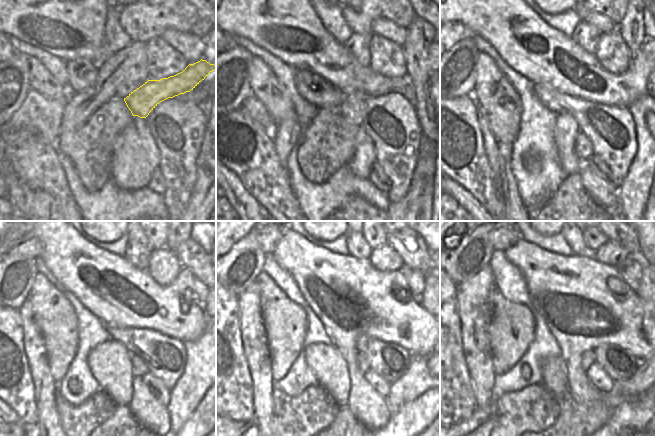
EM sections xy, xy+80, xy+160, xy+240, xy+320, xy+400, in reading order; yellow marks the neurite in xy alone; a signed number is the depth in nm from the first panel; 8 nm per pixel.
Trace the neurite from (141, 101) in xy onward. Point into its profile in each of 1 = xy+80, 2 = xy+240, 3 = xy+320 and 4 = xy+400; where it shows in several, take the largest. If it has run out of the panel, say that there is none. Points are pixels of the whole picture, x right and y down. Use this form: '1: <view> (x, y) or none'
1: xy+80 (353, 108)
2: xy+240 (109, 363)
3: xy+320 (326, 362)
4: xy+400 (553, 369)

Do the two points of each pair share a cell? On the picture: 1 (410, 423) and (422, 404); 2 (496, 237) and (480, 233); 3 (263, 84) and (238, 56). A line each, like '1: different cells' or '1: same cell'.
1: same cell
2: different cells
3: different cells

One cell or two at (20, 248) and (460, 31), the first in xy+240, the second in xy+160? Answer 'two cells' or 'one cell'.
one cell

